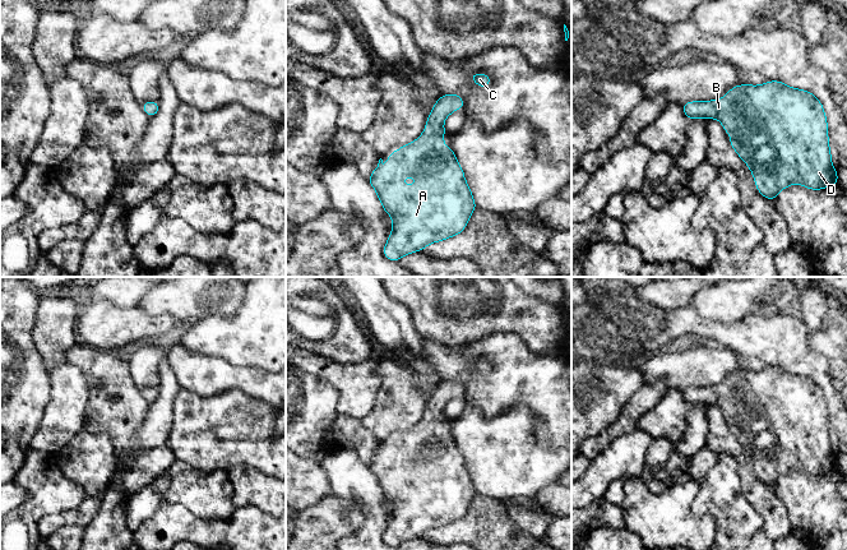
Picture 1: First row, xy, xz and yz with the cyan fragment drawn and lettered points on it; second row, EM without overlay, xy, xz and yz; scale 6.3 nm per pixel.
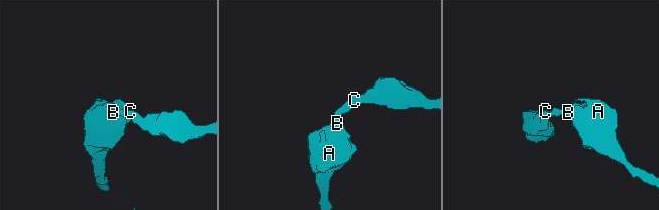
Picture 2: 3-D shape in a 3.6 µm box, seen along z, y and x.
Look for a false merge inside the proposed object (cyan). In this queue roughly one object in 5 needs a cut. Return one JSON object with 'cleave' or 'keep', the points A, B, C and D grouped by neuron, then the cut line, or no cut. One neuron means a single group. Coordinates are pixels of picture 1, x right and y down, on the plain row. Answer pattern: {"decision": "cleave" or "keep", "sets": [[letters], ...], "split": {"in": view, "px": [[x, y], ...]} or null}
{"decision": "keep", "sets": [["A", "B", "C", "D"]], "split": null}

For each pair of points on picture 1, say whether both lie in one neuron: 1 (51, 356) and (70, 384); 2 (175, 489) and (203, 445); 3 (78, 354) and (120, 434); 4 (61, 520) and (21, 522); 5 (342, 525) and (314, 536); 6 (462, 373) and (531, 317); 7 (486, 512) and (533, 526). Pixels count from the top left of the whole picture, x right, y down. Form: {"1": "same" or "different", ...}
{"1": "different", "2": "different", "3": "same", "4": "different", "5": "same", "6": "different", "7": "different"}

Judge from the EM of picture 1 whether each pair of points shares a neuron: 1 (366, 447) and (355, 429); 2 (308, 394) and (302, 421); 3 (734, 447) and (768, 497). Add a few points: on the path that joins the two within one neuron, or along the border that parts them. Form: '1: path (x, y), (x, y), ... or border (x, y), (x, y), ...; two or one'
1: path (362, 443), (355, 433); one
2: path (302, 401), (302, 415); one
3: path (744, 460), (748, 476), (755, 484); one

